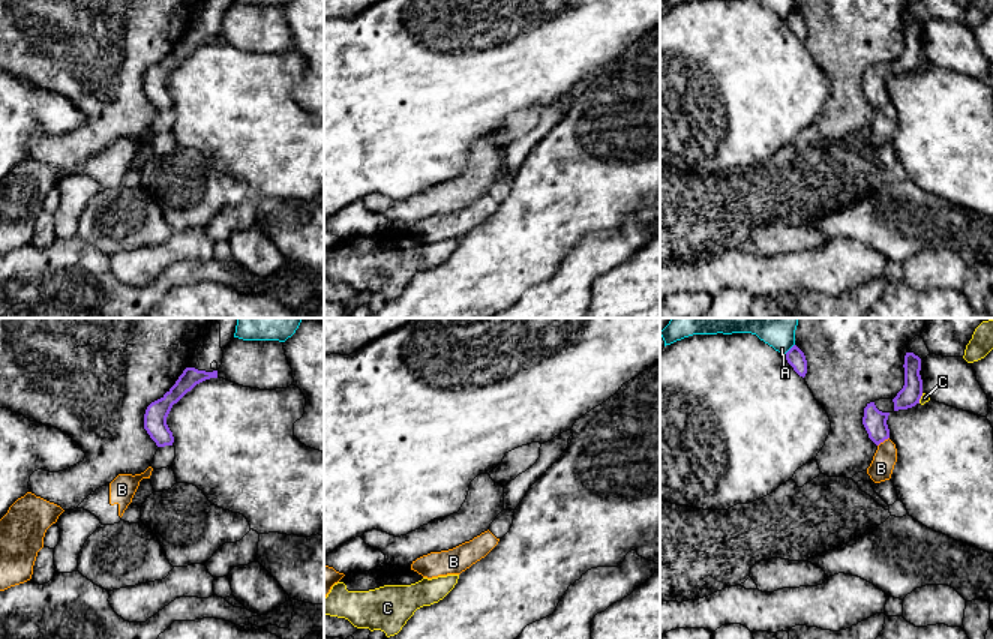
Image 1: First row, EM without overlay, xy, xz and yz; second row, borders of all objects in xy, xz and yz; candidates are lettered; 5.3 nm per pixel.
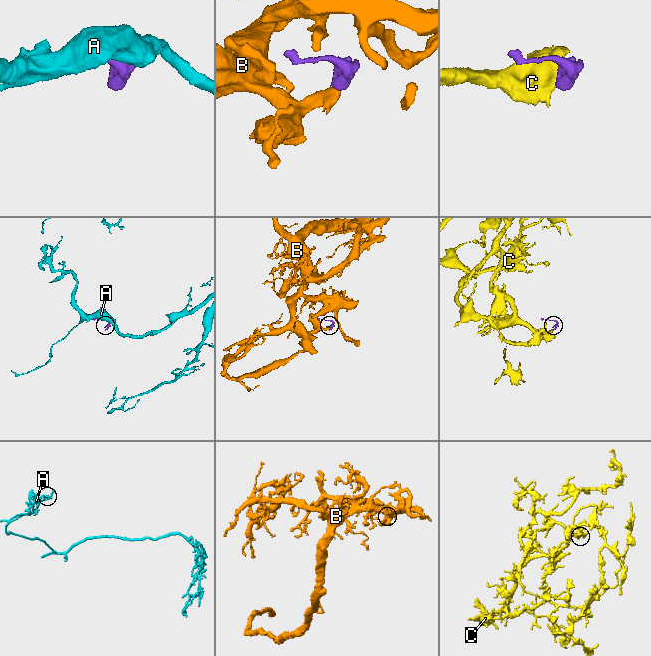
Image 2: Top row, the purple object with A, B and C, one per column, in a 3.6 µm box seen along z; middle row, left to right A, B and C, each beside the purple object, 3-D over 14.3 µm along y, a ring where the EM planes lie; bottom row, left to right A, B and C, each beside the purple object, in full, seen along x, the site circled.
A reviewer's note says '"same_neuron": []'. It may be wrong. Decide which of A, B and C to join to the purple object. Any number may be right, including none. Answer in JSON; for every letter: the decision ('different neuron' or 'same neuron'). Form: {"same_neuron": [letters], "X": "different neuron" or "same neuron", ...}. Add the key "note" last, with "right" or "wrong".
{"same_neuron": [], "A": "different neuron", "B": "different neuron", "C": "different neuron", "note": "right"}

